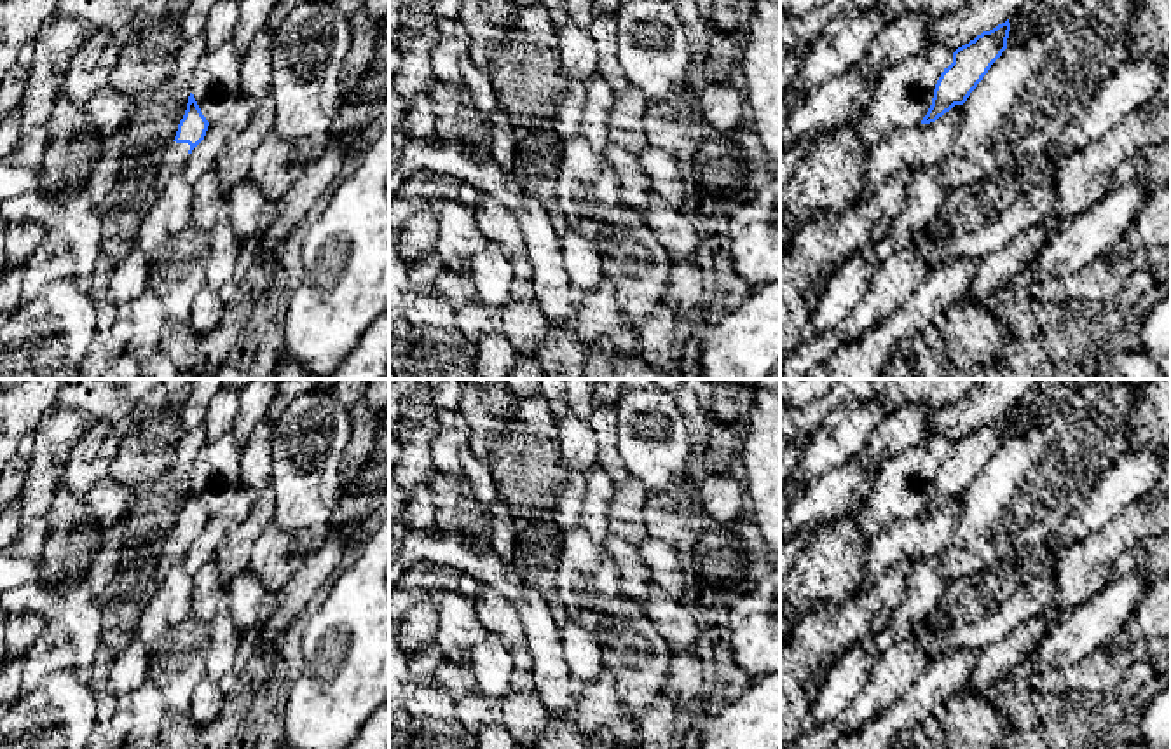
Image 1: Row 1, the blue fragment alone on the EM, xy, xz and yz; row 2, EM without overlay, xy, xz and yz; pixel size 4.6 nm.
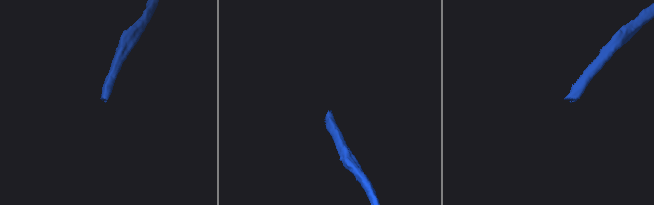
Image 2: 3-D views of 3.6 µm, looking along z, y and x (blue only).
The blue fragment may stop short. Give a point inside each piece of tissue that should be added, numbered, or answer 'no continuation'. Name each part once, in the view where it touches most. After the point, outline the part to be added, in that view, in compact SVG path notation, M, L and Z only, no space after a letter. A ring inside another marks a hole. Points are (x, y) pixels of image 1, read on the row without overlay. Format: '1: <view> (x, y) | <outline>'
1: xy (178, 543) | M171 534L171 539L168 543L168 555L169 559L166 560L169 566L175 566L176 562L181 562L187 550L188 550L188 541L190 536L188 534Z

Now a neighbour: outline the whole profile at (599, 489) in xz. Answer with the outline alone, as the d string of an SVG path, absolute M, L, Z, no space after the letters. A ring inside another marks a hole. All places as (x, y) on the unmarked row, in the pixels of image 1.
M599 464L585 475L585 499L579 526L597 545L604 545L609 531L609 506L613 503L614 489L616 484Z

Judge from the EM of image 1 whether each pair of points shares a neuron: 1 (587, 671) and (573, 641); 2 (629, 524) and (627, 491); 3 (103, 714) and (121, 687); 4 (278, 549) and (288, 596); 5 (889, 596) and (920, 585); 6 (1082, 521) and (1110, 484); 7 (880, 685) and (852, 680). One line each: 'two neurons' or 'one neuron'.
1: one neuron
2: one neuron
3: two neurons
4: two neurons
5: two neurons
6: one neuron
7: two neurons

